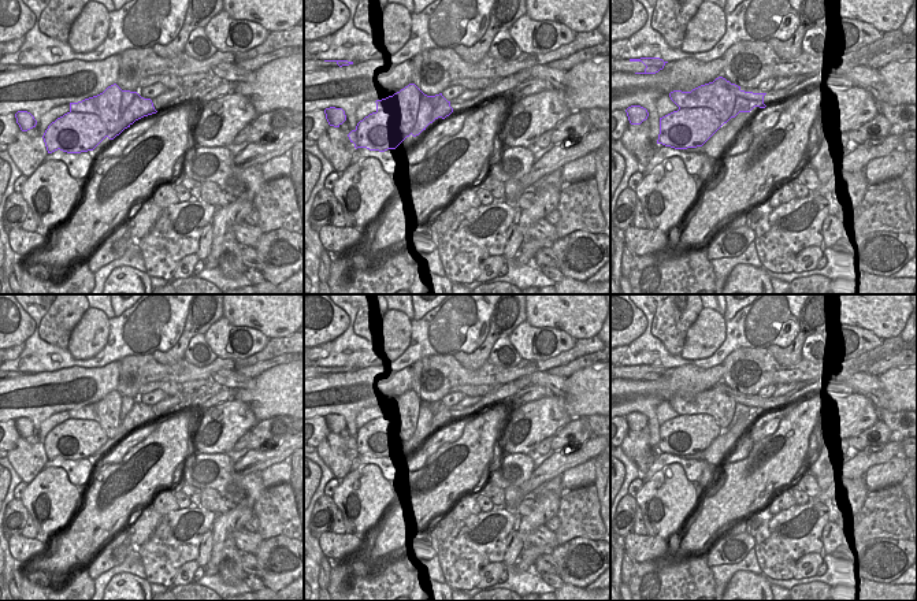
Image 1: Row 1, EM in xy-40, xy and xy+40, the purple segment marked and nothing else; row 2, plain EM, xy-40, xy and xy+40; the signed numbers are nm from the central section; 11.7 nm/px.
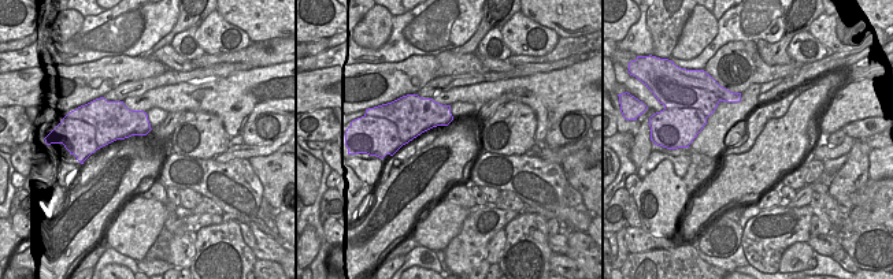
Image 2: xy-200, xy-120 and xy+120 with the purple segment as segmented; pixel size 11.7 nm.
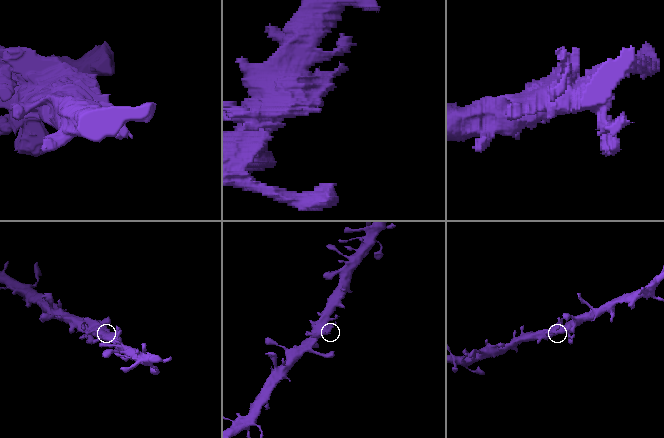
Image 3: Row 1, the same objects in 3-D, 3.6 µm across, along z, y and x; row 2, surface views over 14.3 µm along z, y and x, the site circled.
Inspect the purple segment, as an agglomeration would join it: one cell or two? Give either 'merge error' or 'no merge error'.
no merge error

